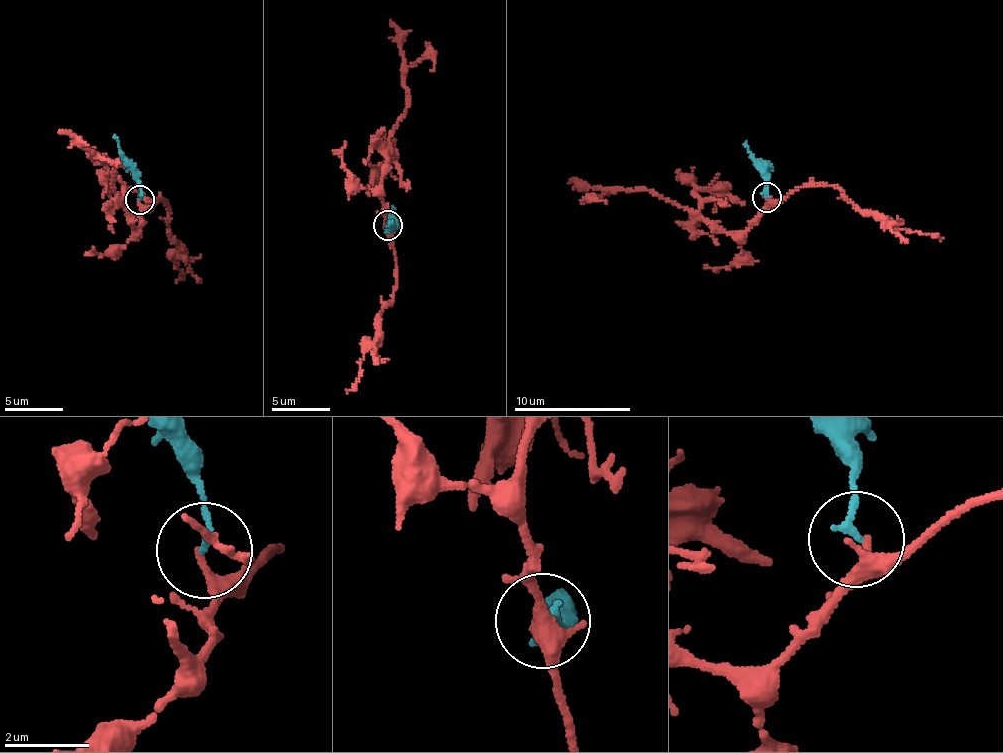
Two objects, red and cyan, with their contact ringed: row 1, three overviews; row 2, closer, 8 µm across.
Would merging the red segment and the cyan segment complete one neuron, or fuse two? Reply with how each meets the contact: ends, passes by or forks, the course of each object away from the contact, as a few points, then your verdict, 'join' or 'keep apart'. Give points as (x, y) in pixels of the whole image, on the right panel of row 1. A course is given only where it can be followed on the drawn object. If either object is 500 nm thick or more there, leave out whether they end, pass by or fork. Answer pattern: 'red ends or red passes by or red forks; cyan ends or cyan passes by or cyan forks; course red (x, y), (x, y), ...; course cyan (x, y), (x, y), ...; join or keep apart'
red ends; cyan ends; course red (768, 197), (767, 207), (743, 231), (719, 233), (647, 190), (602, 191), (568, 183); course cyan (767, 196), (766, 171), (753, 157), (746, 141); join

